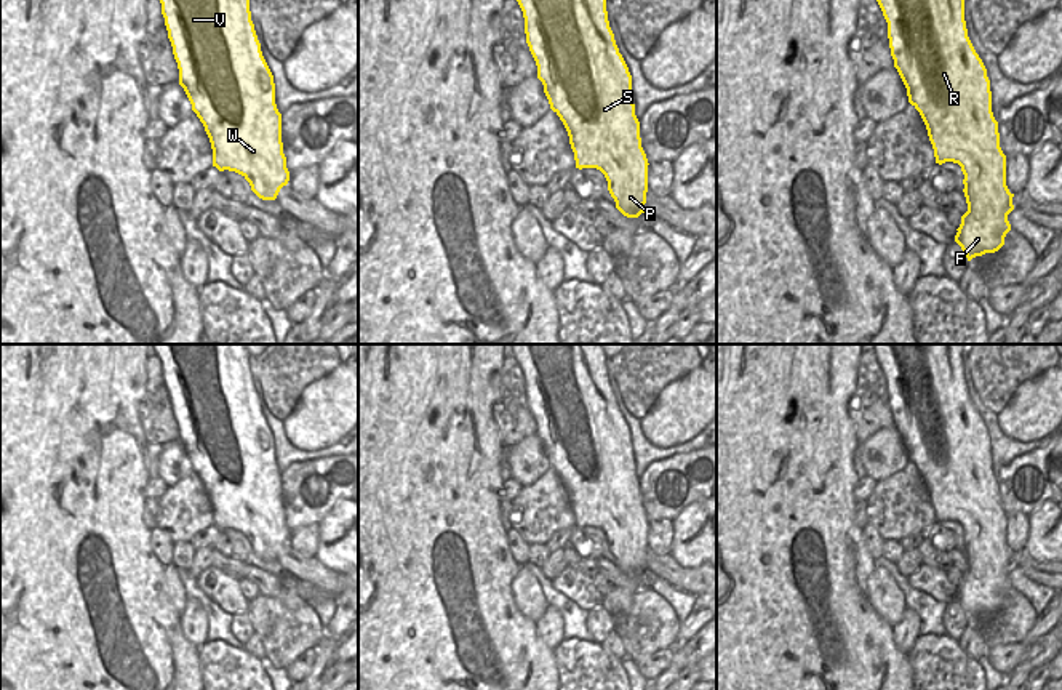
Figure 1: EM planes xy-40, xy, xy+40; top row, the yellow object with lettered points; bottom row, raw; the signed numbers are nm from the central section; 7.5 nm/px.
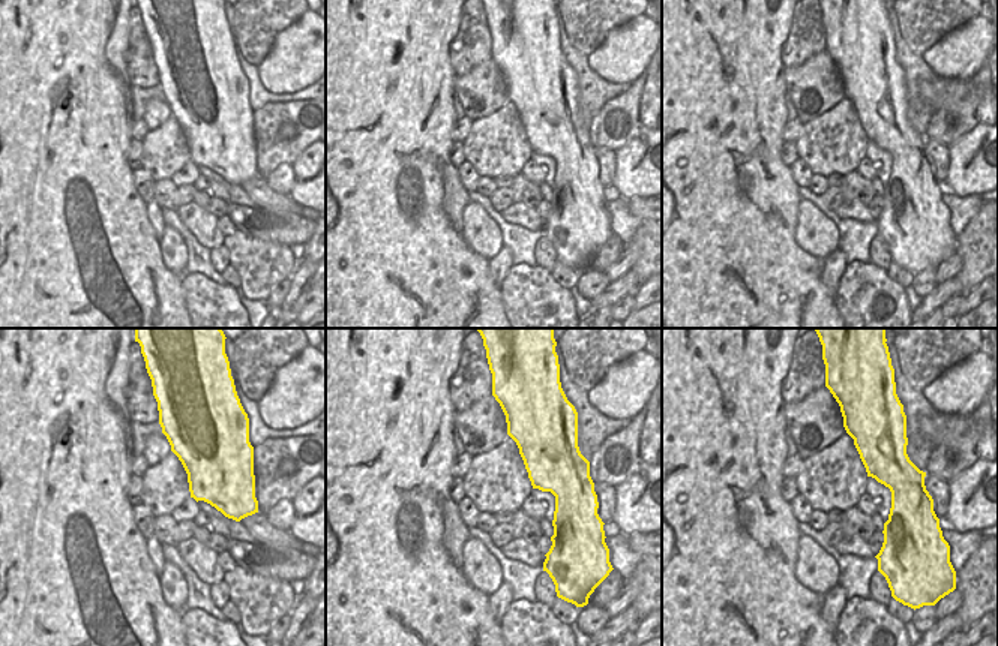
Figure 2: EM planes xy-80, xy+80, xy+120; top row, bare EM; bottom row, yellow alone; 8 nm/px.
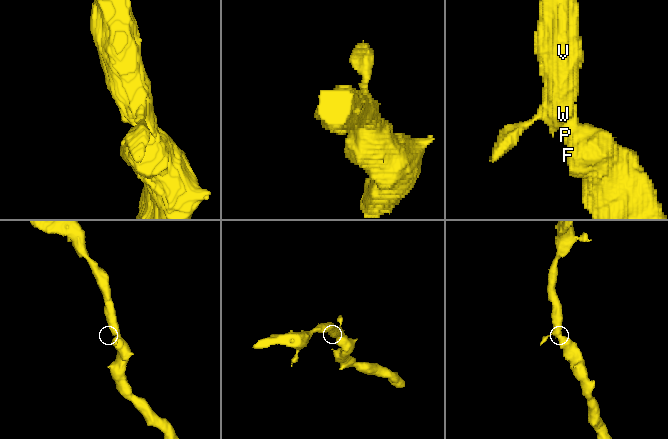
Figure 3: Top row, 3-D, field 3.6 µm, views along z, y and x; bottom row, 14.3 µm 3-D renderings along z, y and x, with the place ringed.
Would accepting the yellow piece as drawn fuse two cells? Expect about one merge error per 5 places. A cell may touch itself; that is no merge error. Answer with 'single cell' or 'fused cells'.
single cell

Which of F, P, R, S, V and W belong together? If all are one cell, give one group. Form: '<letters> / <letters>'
F P R S V W

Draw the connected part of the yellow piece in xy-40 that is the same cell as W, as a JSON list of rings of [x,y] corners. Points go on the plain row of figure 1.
[[[154,344],[192,469],[205,485],[213,525],[242,533],[262,559],[275,559],[289,530],[273,434],[262,415],[245,344]]]

